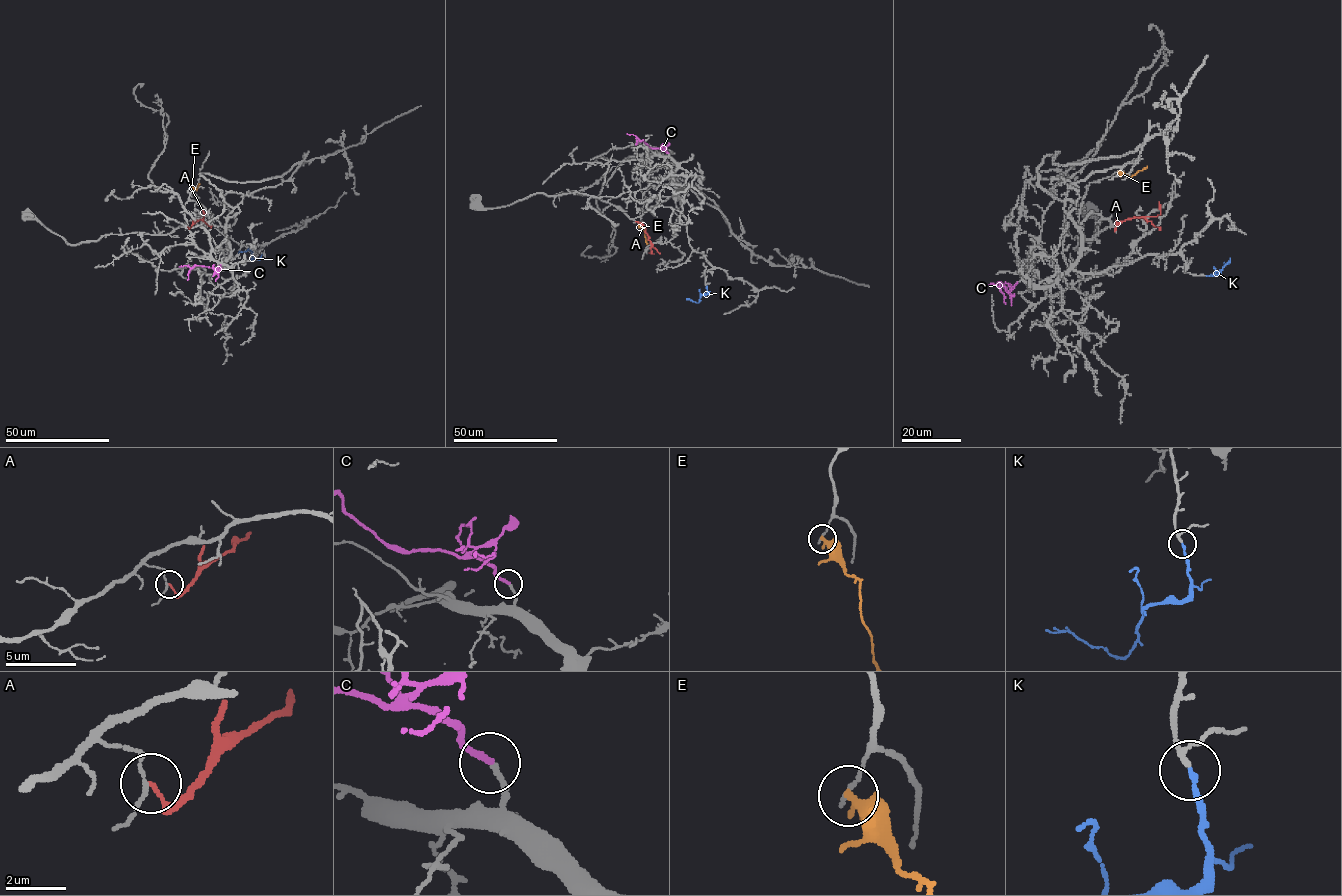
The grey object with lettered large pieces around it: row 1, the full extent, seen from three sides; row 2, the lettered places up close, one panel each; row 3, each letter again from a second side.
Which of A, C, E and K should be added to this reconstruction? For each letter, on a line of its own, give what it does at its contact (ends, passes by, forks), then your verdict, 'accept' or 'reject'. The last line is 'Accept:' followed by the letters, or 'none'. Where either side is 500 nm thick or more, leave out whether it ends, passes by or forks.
A: it ends | reject
C: it ends | accept
E: it ends | reject
K: it ends | accept
Accept: C, K

